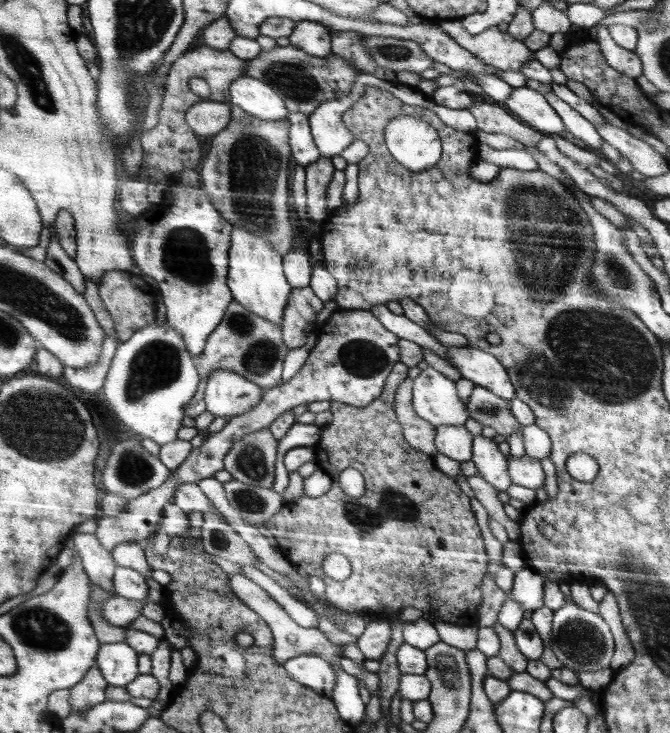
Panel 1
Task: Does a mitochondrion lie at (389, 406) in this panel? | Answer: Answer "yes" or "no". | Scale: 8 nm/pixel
no

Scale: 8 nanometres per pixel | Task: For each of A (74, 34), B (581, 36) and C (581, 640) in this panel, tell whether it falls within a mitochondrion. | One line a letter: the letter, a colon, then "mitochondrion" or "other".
A: other
B: other
C: mitochondrion

